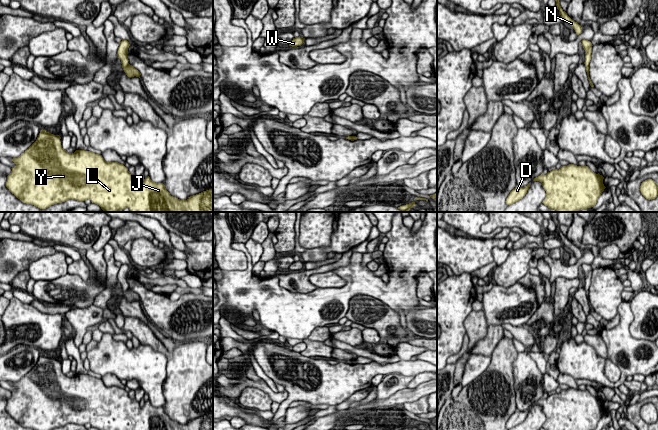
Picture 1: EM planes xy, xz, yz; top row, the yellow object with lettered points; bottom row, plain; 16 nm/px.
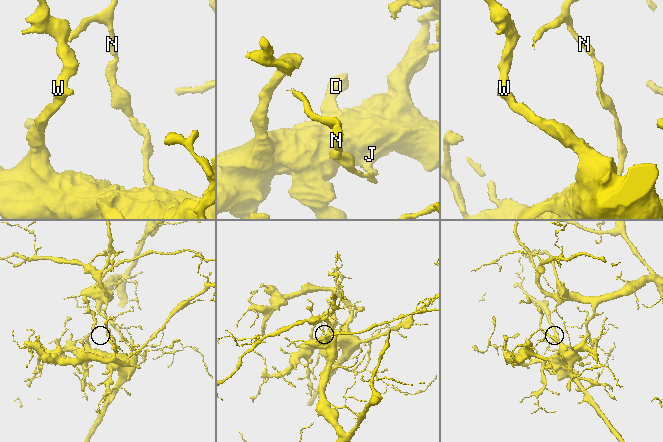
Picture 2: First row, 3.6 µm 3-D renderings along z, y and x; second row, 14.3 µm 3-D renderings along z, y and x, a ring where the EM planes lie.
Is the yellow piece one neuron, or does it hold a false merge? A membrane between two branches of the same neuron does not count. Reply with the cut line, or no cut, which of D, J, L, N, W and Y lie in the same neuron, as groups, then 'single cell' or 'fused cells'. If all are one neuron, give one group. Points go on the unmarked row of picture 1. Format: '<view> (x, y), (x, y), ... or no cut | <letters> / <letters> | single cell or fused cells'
xy (128, 287), (123, 293) | D J L W Y / N | fused cells

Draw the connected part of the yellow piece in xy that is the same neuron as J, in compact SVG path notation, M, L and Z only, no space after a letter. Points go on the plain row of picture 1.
M41 354L36 365L18 382L12 385L16 388L7 400L6 411L23 427L34 430L51 430L67 424L85 425L89 423L99 430L213 430L213 412L199 418L180 424L170 419L163 407L155 407L150 401L145 401L141 407L136 399L131 399L123 388L106 386L102 379L90 375L76 374L68 377L62 372L61 361Z

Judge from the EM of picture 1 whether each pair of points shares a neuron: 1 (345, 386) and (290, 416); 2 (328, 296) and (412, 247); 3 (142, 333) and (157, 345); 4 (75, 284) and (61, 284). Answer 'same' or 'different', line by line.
1: different
2: same
3: same
4: same

